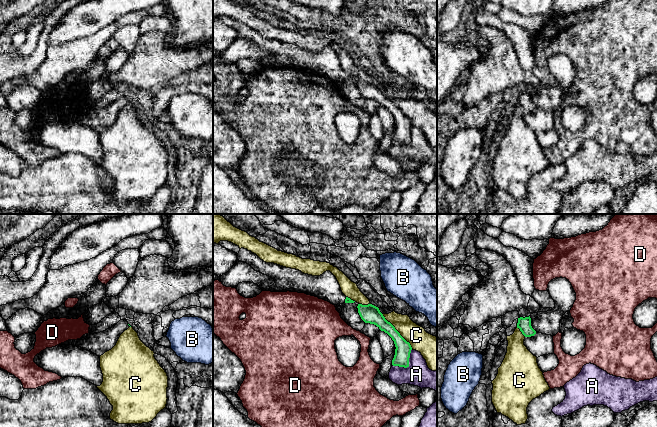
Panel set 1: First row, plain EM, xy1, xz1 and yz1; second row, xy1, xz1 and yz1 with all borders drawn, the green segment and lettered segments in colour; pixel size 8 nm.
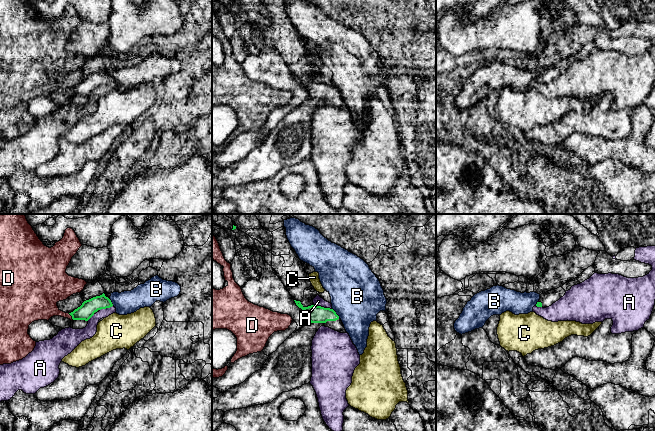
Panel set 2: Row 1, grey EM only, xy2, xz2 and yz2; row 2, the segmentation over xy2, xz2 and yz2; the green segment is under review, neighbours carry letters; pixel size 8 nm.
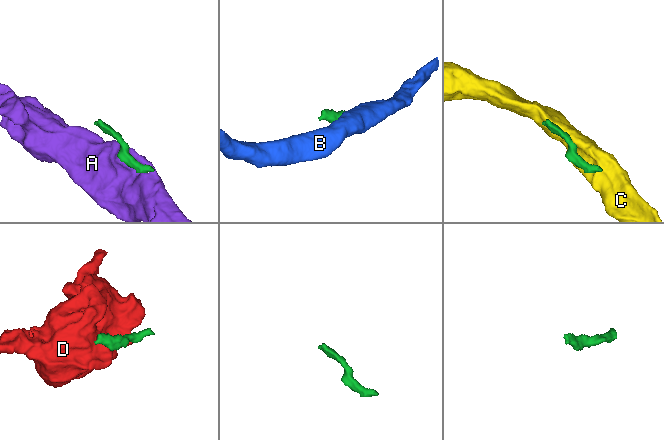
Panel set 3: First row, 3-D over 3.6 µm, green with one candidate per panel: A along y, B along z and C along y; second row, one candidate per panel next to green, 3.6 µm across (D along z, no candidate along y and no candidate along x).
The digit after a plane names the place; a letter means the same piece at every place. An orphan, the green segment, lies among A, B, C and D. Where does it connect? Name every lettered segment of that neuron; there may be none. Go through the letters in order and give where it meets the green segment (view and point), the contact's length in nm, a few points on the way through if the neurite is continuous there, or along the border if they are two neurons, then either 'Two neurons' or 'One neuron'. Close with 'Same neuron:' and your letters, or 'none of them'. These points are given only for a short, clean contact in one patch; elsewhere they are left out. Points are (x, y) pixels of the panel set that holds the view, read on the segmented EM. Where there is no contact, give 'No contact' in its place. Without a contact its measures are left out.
A: Touches green at xz1 (408, 365). Shared border 220 nm. Two neurons
B: Touches green at xz2 (335, 313). Shared border 100 nm. Boundary: xz2 (332, 308), (339, 317). Two neurons
C: Touches green at xz1 (397, 331). Shared border 380 nm. Two neurons
D: Touches green at xy2 (71, 315). Shared border 70 nm. Boundary: xy2 (68, 313), (73, 319). Two neurons
Same neuron: none of them

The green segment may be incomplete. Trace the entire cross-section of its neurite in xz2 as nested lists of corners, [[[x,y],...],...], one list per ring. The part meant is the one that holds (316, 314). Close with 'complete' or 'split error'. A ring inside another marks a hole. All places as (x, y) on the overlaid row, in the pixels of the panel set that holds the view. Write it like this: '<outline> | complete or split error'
[[[294,300],[296,305],[304,310],[310,323],[292,333],[279,347],[273,352],[263,367],[253,373],[243,383],[236,385],[227,391],[220,393],[217,398],[212,398],[212,413],[216,410],[223,412],[233,409],[242,409],[255,405],[271,403],[281,393],[308,384],[312,377],[312,340],[321,326],[329,327],[340,333],[346,333],[344,325],[333,309],[311,305],[304,307],[300,301]]] | split error

